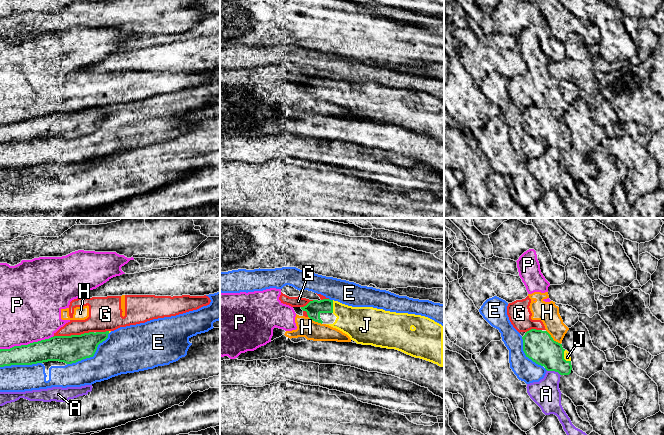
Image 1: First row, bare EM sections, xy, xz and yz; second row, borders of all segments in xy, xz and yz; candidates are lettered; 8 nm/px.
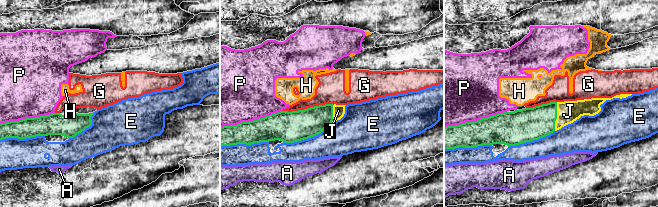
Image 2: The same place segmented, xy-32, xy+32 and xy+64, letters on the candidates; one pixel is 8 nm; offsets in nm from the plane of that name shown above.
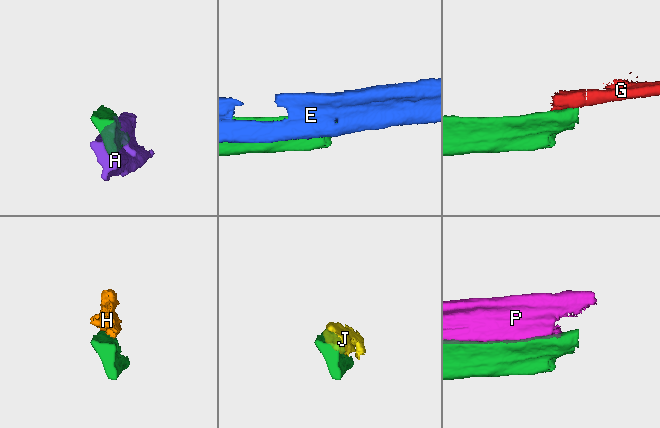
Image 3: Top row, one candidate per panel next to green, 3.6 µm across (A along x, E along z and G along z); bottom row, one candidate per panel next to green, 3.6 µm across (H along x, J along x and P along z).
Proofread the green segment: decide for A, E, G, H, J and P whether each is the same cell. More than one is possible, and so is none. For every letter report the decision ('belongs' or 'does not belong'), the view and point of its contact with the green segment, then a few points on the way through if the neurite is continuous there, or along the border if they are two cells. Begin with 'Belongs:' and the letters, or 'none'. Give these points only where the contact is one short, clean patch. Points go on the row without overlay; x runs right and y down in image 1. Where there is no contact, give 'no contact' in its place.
Belongs: J
A: does not belong; meets green in yz at (554, 146)
E: does not belong; meets green in xy at (91, 132)
G: does not belong; meets green in xy at (73, 111); border along xy (93, 107), (80, 110), (55, 111), (53, 113)
H: does not belong; meets green in yz at (552, 114); border along yz (546, 106), (560, 120)
J: belongs; meets green in xz at (332, 82); runs through xz (313, 84), (332, 82), (358, 99)
P: does not belong; meets green in xy at (26, 121)

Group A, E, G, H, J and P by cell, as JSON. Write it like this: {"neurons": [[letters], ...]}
{"neurons": [["A"], ["E"], ["G", "H", "P"], ["J"]]}

